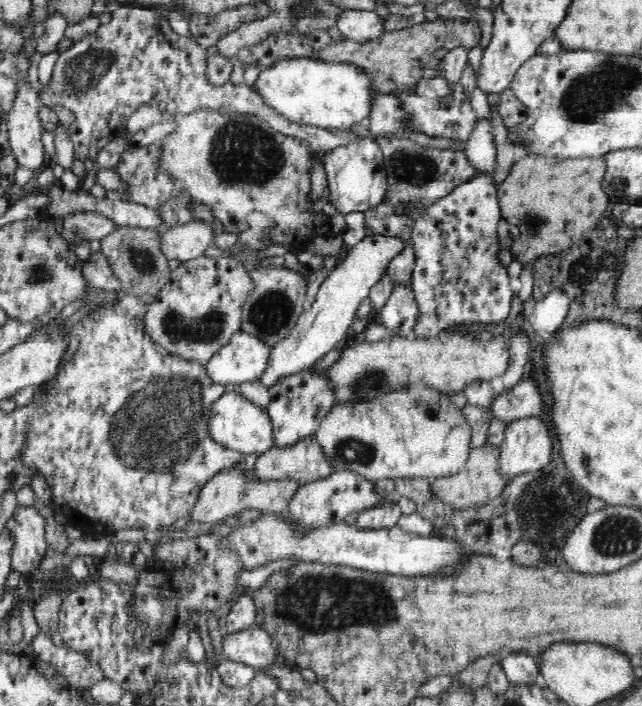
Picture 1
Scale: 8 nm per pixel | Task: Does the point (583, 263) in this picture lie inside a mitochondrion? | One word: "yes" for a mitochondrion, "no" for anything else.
no

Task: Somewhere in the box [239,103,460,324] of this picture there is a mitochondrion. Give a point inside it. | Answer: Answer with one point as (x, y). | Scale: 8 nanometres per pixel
(416, 168)

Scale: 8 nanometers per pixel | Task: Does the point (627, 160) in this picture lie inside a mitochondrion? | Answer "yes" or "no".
no

